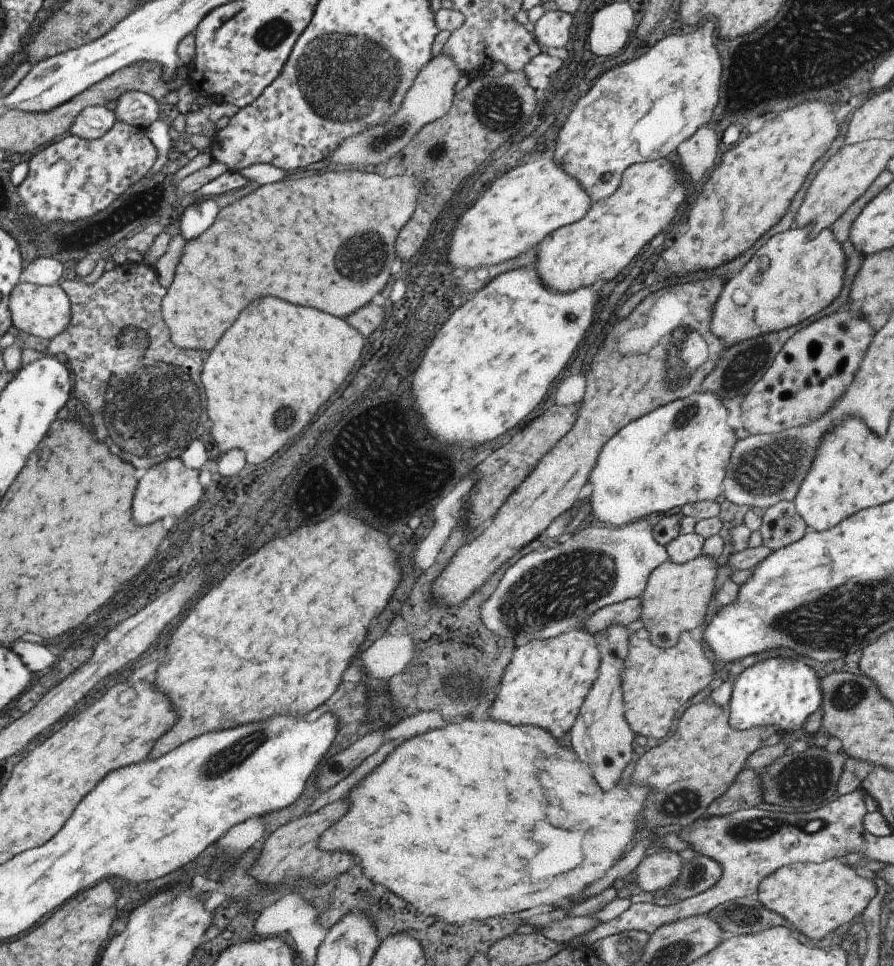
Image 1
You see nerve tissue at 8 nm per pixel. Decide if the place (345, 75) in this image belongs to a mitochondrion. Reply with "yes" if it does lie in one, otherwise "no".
yes

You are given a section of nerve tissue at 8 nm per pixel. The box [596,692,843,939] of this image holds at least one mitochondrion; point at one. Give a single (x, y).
(803, 782)

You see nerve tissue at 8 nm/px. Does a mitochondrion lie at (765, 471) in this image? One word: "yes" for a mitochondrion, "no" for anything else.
yes

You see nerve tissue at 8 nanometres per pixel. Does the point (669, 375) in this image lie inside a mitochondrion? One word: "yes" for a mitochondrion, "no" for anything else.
yes

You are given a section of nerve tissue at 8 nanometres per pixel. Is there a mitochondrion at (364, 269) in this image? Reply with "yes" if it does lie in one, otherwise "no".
yes

